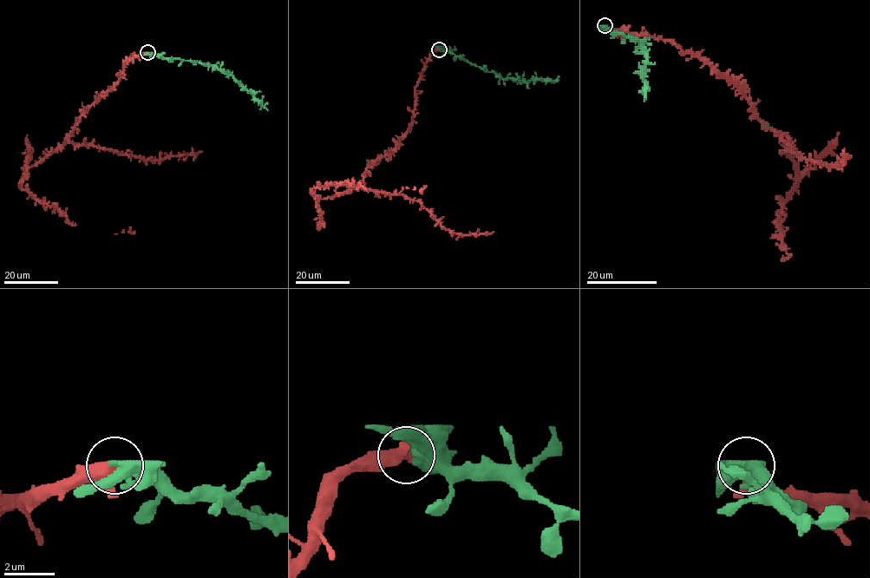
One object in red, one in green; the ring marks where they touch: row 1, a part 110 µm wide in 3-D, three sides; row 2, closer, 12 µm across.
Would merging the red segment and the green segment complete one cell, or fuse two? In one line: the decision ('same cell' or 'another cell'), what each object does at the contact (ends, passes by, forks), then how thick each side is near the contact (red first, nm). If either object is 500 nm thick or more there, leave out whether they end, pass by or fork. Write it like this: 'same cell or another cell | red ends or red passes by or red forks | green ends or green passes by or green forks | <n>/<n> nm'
another cell | 360/550 nm

